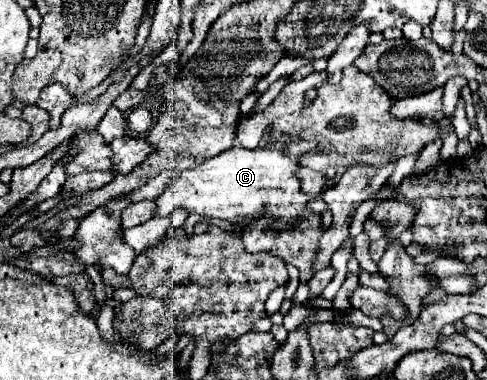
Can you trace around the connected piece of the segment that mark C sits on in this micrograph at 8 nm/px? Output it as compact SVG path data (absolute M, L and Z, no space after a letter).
M298 142L286 148L280 148L280 144L268 144L258 150L234 146L226 152L220 152L218 156L206 158L192 168L182 170L180 178L170 180L168 188L154 198L154 216L170 216L172 210L180 206L190 214L198 214L212 222L236 222L242 216L254 214L294 218L306 210L306 204L310 200L318 198L302 194L298 178L294 176L300 154L310 152L312 148L312 142Z

